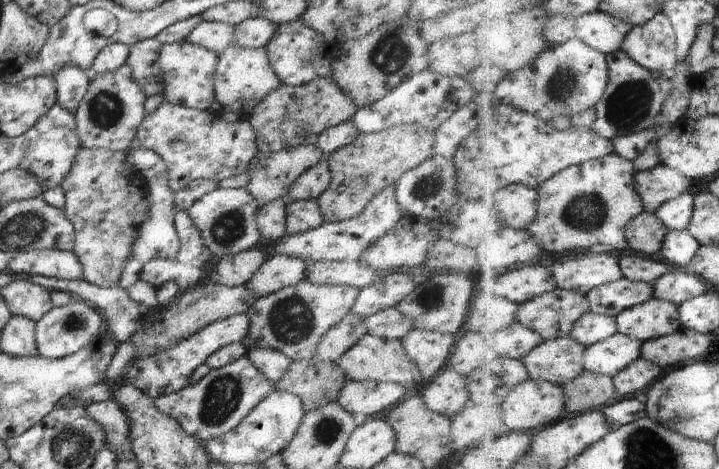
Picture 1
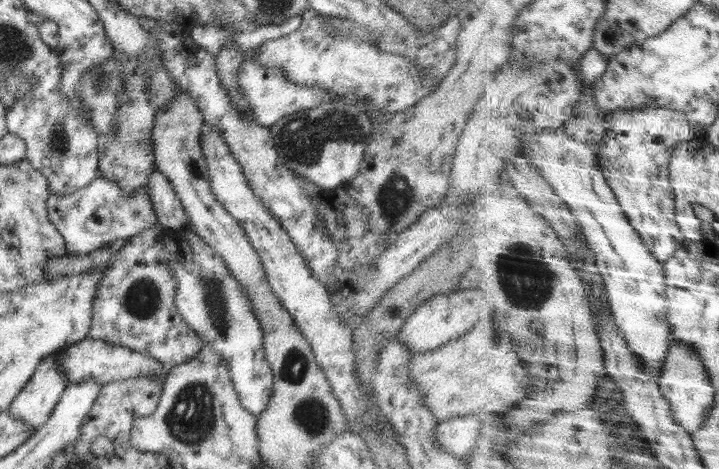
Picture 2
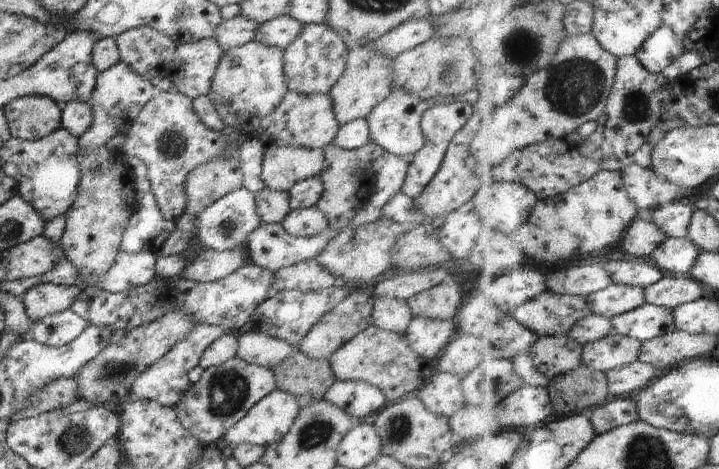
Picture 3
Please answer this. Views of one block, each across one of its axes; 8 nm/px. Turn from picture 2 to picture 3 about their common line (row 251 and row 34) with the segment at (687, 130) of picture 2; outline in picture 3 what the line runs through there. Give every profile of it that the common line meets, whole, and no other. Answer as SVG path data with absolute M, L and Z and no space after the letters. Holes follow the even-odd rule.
M664 25L658 32L654 32L648 38L647 43L640 49L637 57L650 72L660 74L664 73L668 67L671 67L684 53L684 44L682 44L678 34L670 26Z

